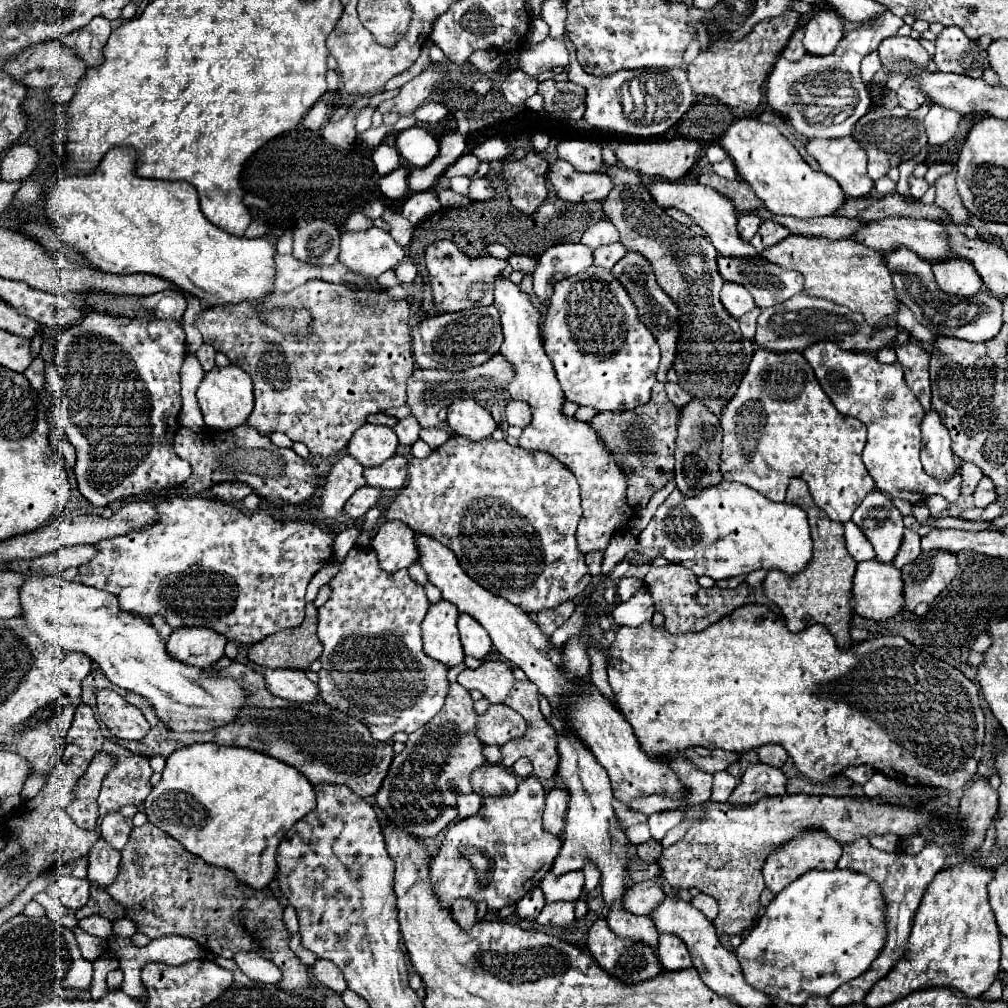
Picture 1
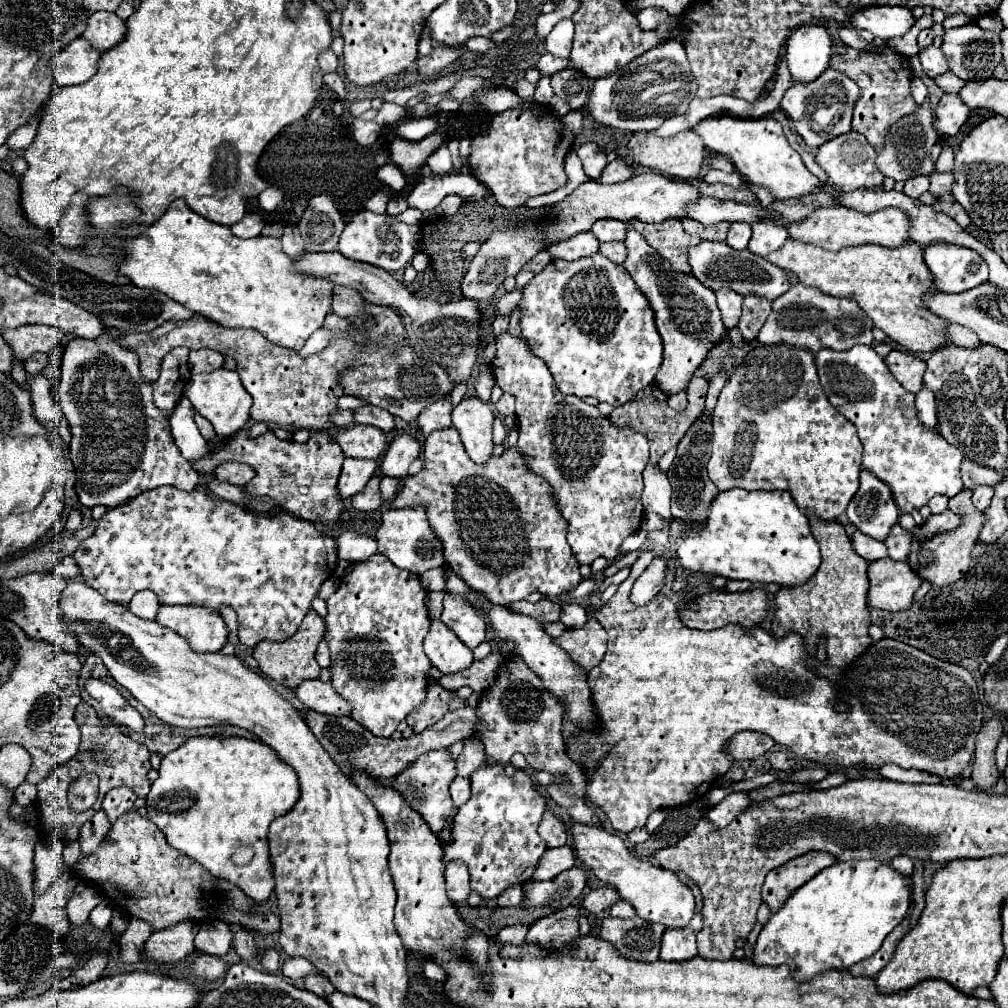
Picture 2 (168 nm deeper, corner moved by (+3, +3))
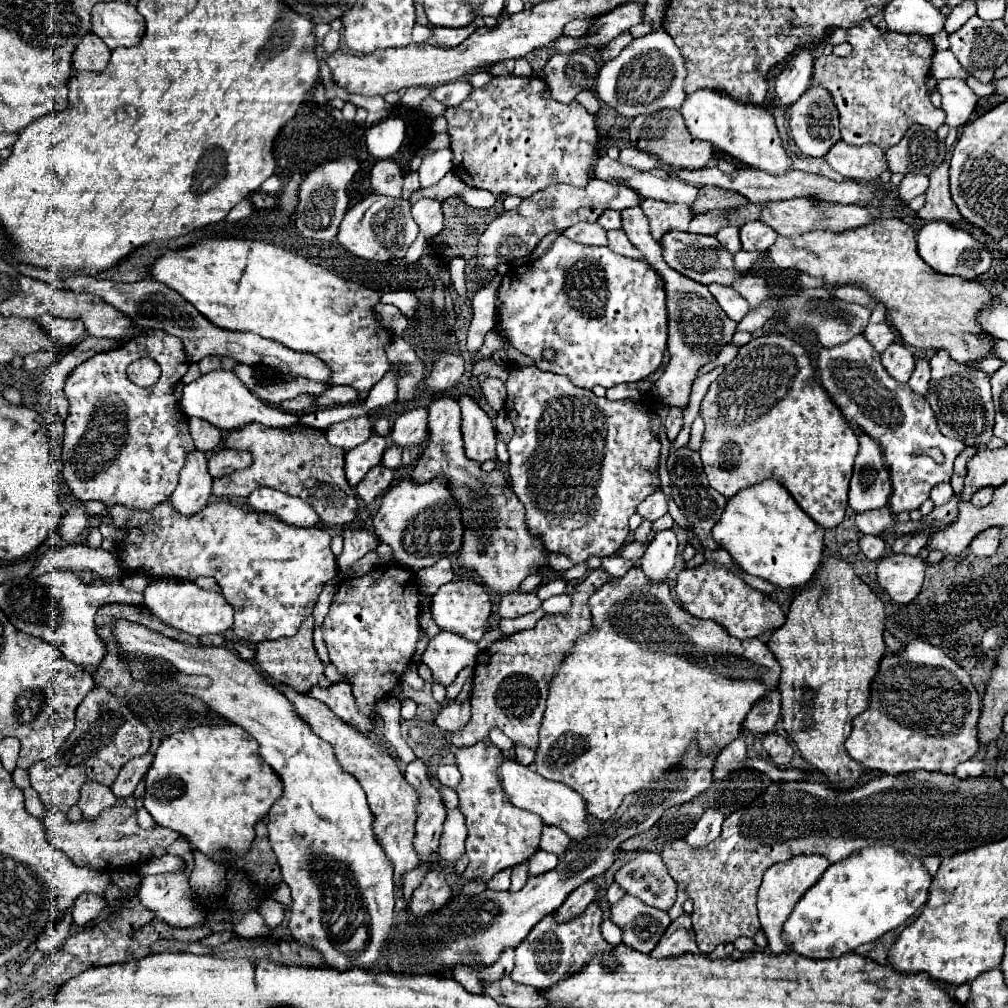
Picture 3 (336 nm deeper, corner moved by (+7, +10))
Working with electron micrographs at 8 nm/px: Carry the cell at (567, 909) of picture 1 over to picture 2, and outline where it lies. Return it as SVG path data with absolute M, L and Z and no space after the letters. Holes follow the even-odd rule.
M568 907L568 909L562 909L560 913L542 917L540 921L536 921L536 925L530 927L526 941L534 941L544 949L558 951L580 935L578 917L580 917L578 907Z

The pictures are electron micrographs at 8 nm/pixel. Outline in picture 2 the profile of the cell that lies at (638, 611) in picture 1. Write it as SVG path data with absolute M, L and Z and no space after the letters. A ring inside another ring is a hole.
M656 557L646 571L636 579L632 593L630 593L630 601L636 607L642 607L646 603L652 601L654 595L658 595L658 591L664 585L664 573L666 573L666 561L662 557Z

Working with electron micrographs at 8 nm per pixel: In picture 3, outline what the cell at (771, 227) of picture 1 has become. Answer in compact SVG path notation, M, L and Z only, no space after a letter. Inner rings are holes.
M758 220L748 222L740 228L740 242L742 242L742 250L746 250L746 252L768 250L772 246L772 242L776 240L776 236L778 234L770 226L766 226Z

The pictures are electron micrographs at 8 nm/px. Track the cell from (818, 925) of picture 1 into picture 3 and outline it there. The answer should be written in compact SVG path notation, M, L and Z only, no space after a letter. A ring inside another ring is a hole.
M868 846L832 866L822 874L820 882L808 890L796 904L792 916L784 924L784 940L792 944L792 950L806 958L836 958L846 952L852 952L860 944L874 942L886 932L904 924L914 916L928 900L928 888L932 876L924 870L920 858L912 854L898 852L892 846Z

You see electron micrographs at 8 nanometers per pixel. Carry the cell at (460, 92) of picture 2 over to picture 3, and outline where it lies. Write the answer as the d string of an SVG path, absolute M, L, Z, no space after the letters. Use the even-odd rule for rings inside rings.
M408 88L406 94L404 94L404 106L416 108L416 106L420 106L420 102L426 96L430 96L430 90L428 88Z

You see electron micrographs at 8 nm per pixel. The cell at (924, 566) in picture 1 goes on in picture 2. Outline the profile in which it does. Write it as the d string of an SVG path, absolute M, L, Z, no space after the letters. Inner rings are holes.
M962 489L956 497L950 499L950 509L958 515L962 515L962 525L954 531L948 533L938 533L932 539L918 541L912 545L912 559L908 557L908 565L912 565L912 571L922 579L928 581L932 587L946 587L954 581L958 581L966 571L968 571L968 559L970 559L970 549L978 541L980 527L984 523L984 517L980 511L974 509L970 501L970 491Z

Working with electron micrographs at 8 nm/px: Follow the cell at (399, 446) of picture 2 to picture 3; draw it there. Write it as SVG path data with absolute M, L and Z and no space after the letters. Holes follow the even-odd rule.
M420 406L412 412L404 412L390 432L390 438L398 446L424 444L428 438L428 408Z

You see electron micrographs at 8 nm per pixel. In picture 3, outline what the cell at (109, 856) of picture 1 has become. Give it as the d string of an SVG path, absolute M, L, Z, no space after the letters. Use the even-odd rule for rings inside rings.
M86 782L80 790L80 800L78 800L78 808L82 810L84 818L96 818L104 808L114 806L116 804L116 796L112 794L112 790L108 786L102 786L98 782Z

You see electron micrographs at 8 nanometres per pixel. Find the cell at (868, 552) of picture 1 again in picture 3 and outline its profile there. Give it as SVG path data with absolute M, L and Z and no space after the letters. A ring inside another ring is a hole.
M860 536L860 550L868 560L880 560L884 554L886 542L878 536Z

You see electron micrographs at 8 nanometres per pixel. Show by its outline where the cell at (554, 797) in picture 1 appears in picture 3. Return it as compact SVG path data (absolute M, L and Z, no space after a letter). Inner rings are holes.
M544 826L542 842L540 842L542 850L552 852L556 856L562 856L568 850L568 846L570 846L570 838L568 838L568 834L564 834L564 830L552 828L552 826Z

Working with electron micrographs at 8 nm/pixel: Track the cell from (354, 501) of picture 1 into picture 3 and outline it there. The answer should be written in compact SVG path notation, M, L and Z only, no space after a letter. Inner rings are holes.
M376 466L376 468L356 486L356 494L358 494L364 502L372 502L376 496L380 496L382 492L386 492L392 482L394 482L394 470L390 470L390 468L386 468L386 466Z

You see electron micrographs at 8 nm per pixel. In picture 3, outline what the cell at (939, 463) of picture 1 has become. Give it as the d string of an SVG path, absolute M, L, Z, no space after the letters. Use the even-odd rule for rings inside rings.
M918 356L918 358L916 358L914 372L912 372L910 380L908 380L908 386L910 386L916 394L924 396L924 394L928 392L928 380L930 380L930 366L928 366L928 360L922 358L922 356Z

